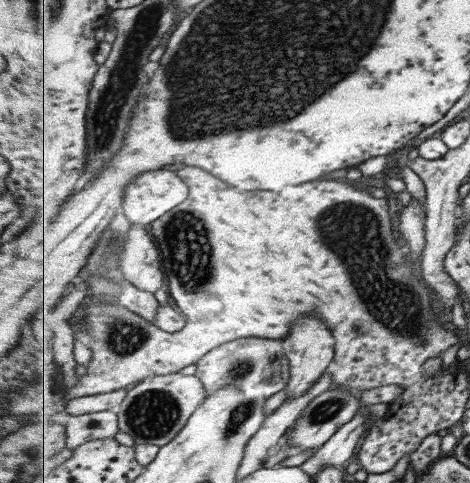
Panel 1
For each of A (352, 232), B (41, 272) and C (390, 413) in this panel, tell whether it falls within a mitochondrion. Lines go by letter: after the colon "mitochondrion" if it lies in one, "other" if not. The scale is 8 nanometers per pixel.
A: mitochondrion
B: other
C: other

